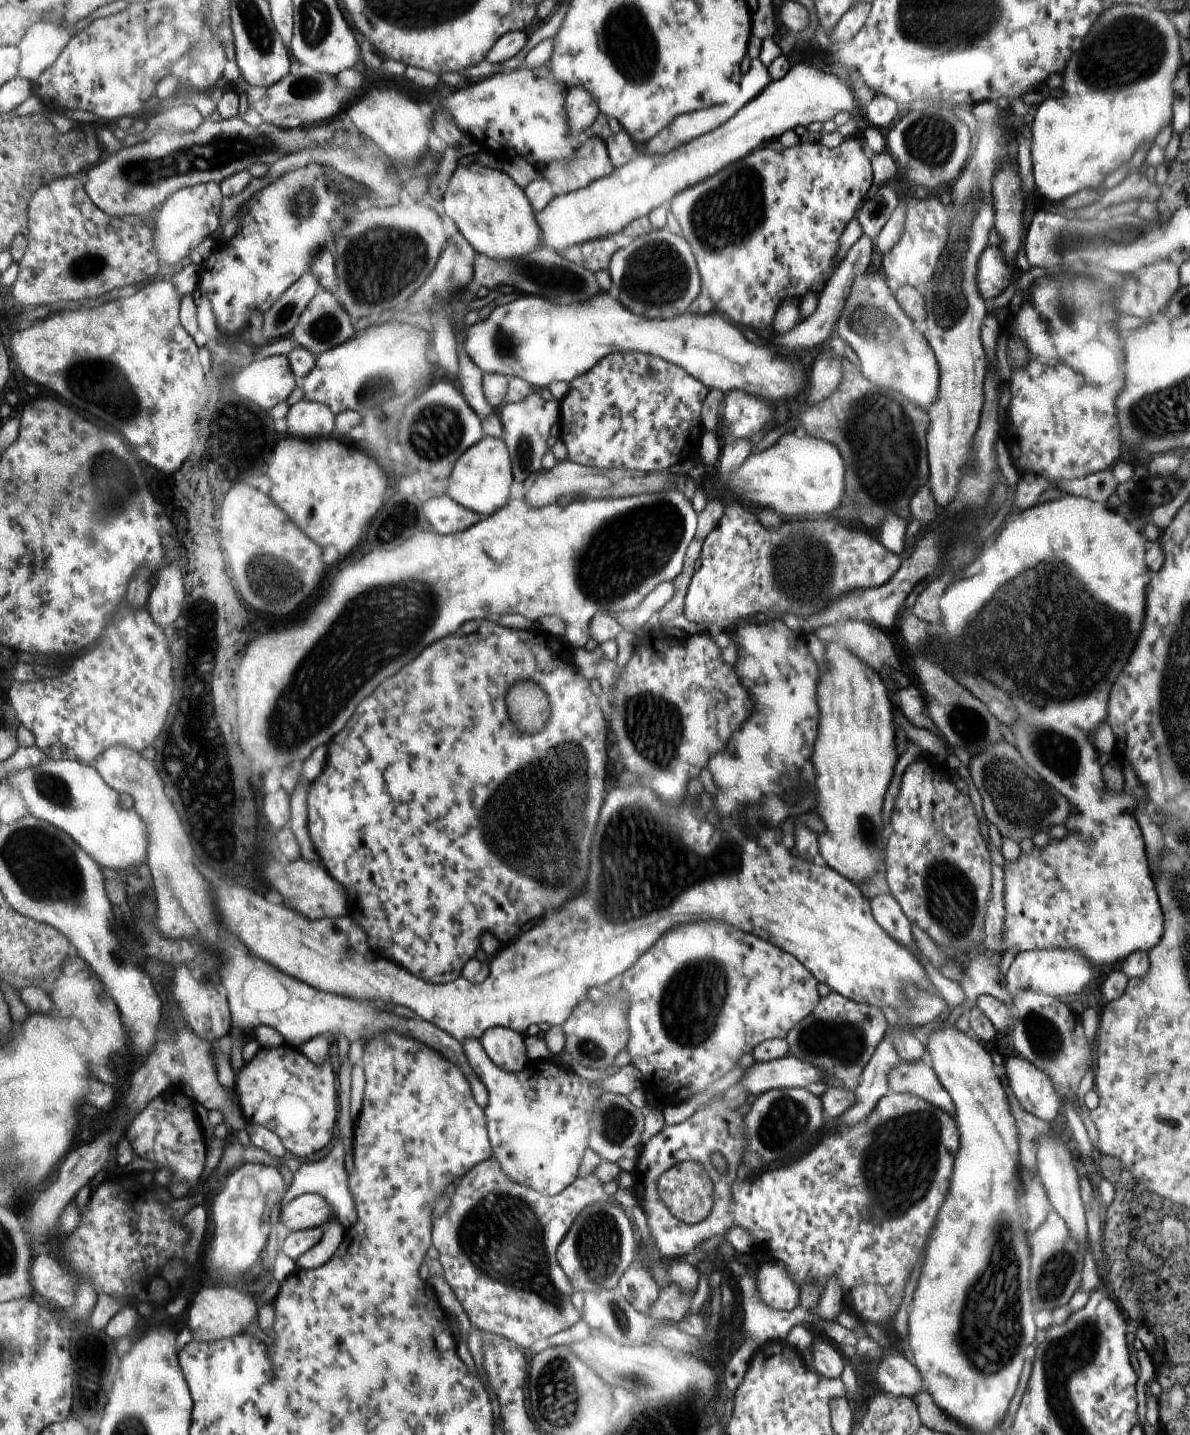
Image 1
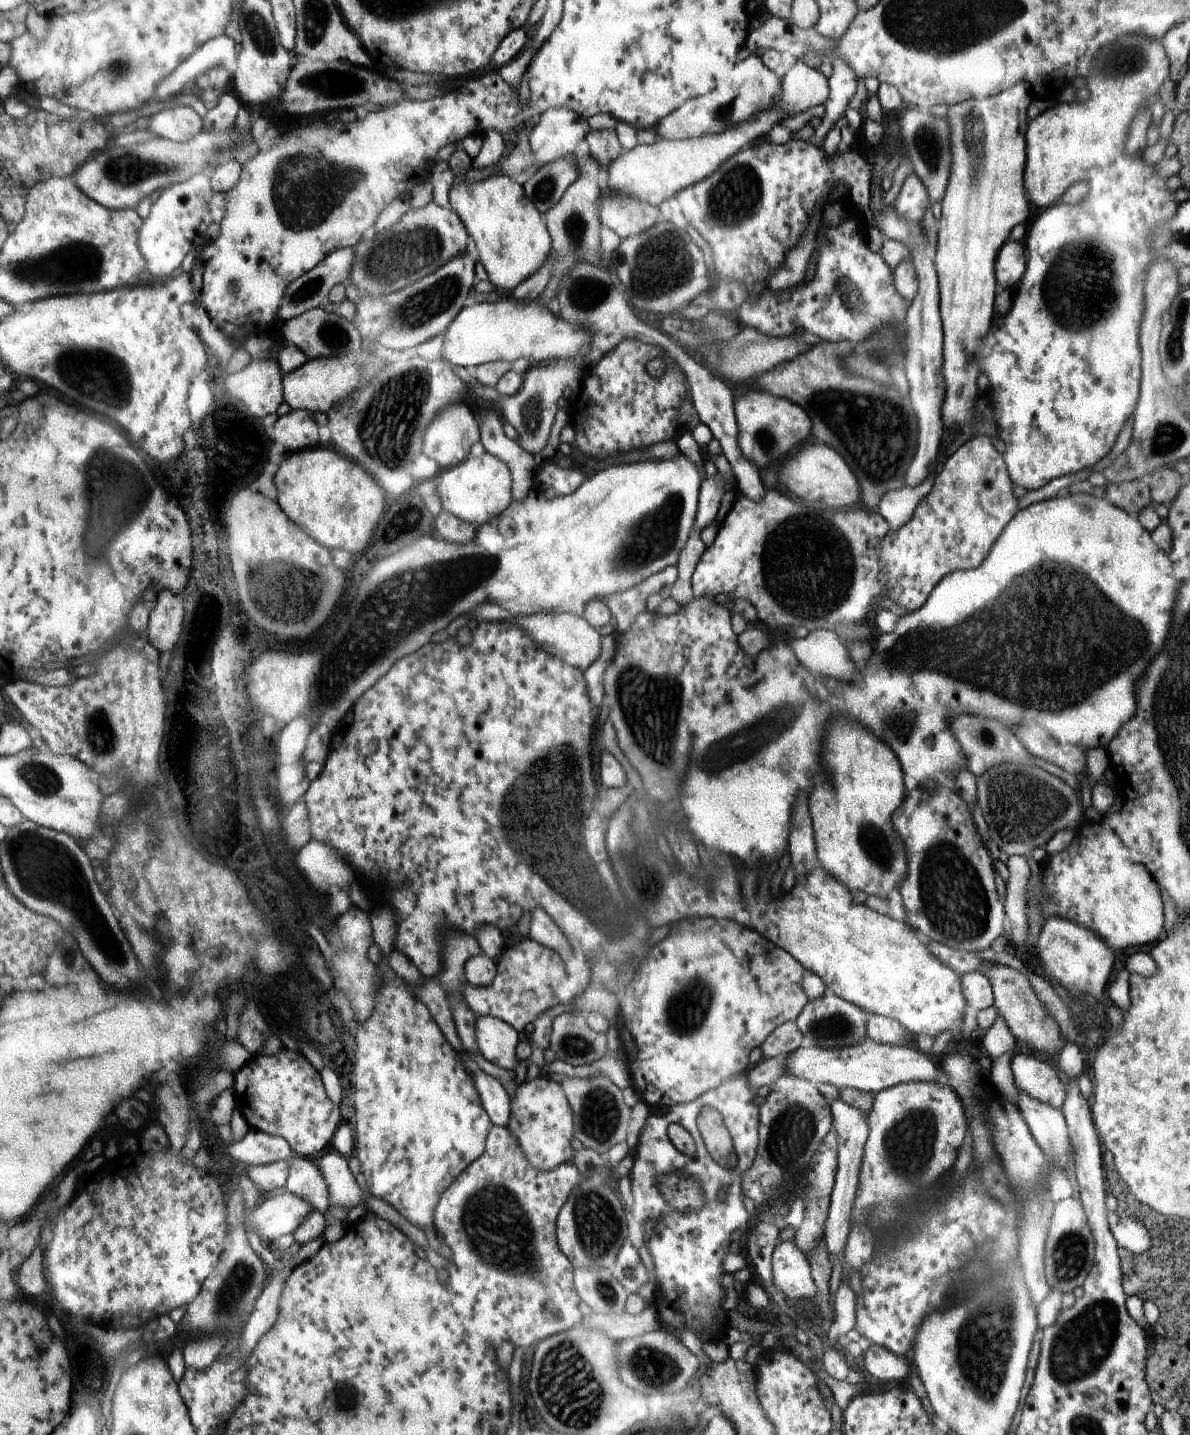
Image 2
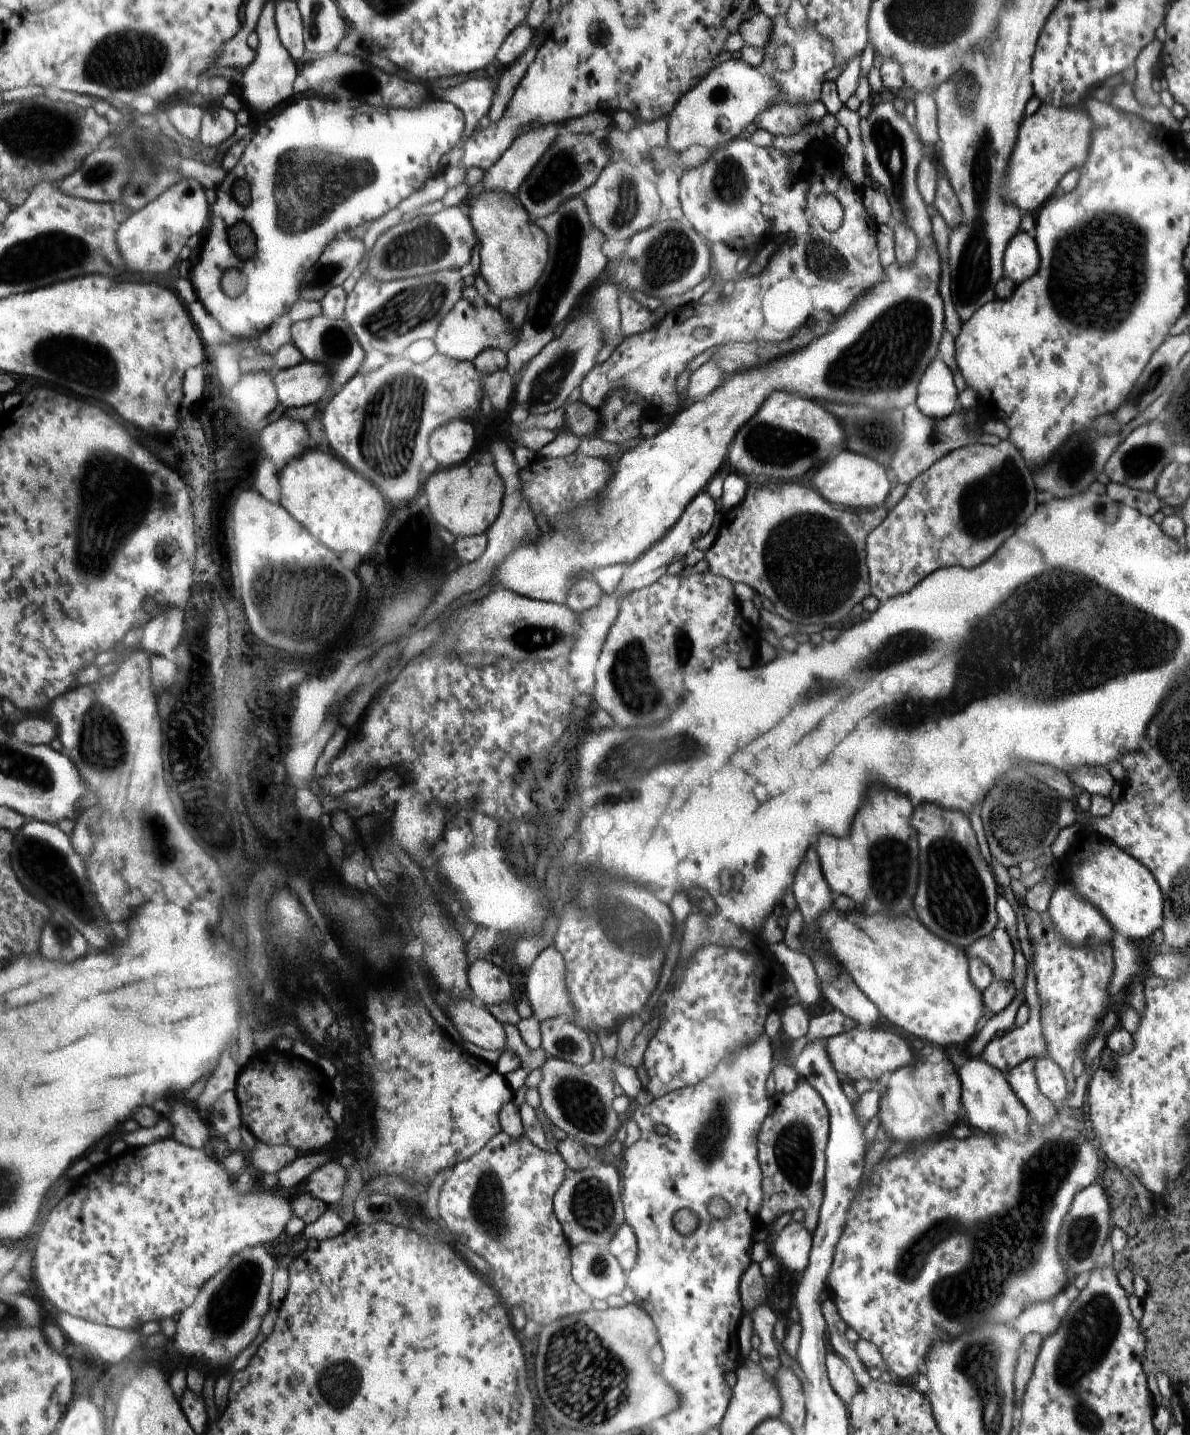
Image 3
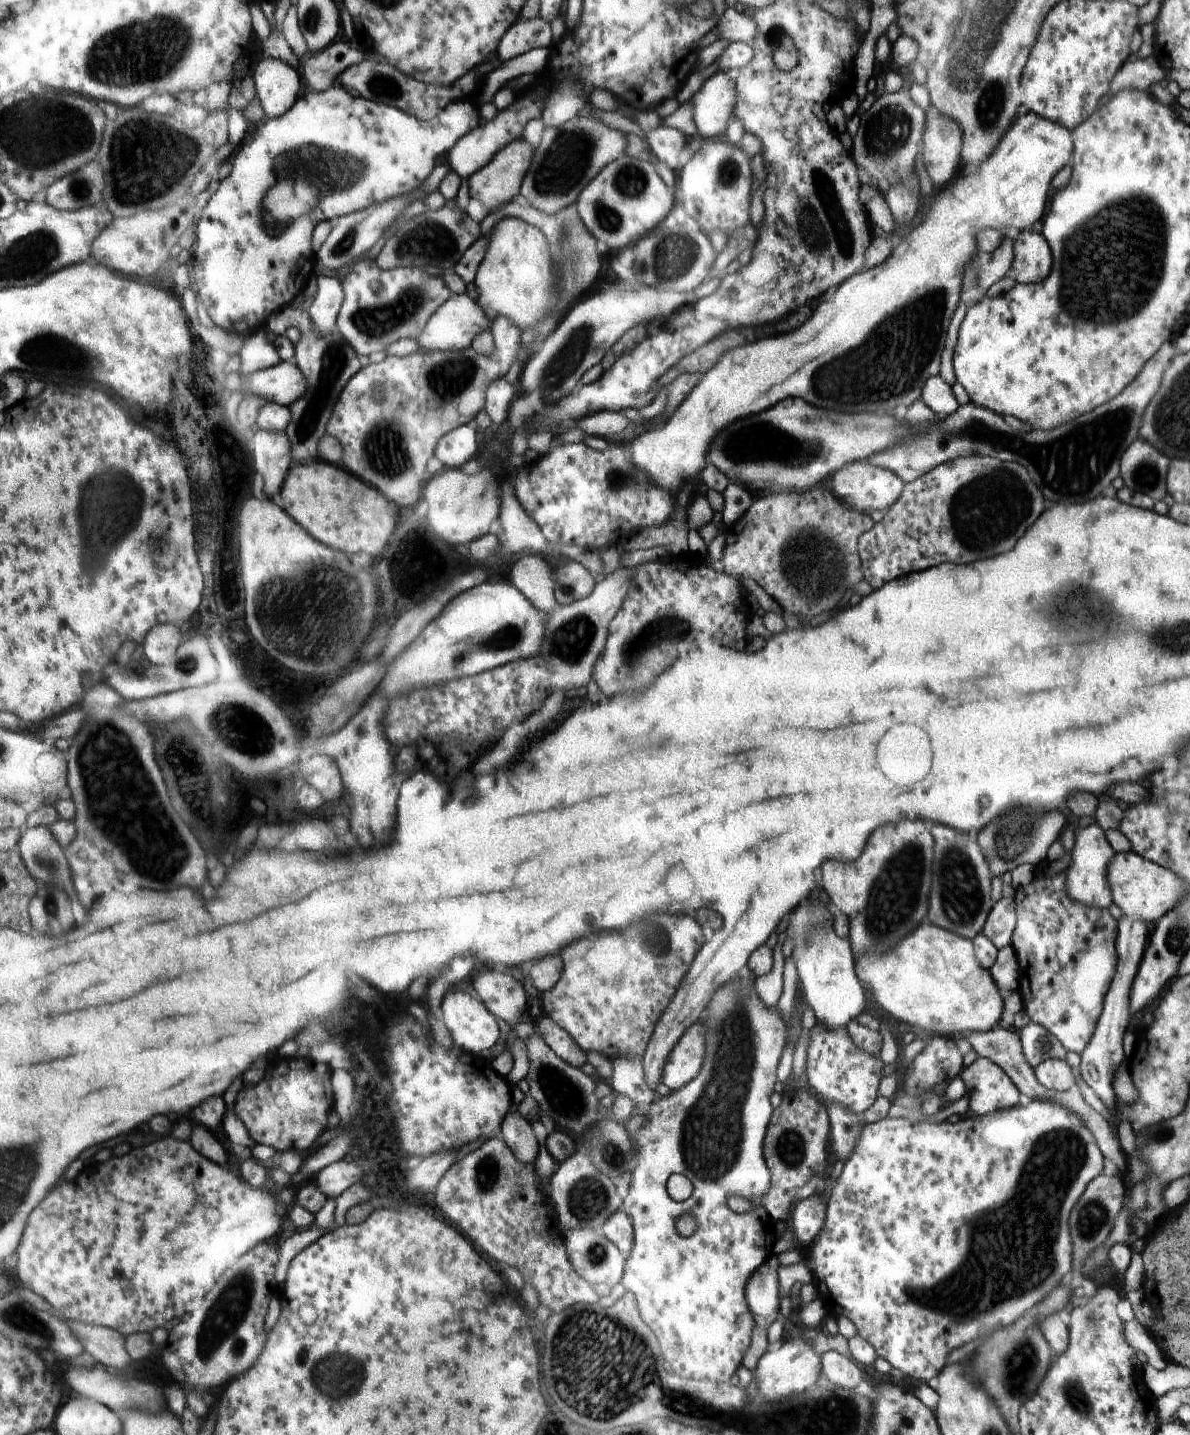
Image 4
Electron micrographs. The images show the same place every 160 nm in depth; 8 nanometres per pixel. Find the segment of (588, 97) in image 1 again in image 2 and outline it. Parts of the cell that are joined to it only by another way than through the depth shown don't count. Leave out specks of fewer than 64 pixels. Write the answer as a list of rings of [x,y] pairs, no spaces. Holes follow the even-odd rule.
[[[568,107],[546,109],[528,134],[537,160],[534,166],[572,156],[591,130],[587,120]]]

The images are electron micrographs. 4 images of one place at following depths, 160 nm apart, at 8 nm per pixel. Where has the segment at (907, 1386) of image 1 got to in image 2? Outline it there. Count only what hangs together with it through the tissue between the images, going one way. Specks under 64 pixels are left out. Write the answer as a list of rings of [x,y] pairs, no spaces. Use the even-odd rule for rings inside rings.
[[[874,1343],[863,1353],[863,1361],[864,1368],[878,1380],[902,1382],[910,1374],[910,1366],[905,1358]]]

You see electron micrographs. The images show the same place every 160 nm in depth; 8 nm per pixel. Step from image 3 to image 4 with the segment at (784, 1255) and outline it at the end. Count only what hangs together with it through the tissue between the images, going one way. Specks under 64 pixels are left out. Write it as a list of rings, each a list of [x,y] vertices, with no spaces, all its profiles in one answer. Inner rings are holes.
[[[816,1192],[815,1196],[810,1195],[795,1203],[789,1226],[795,1236],[796,1246],[798,1243],[812,1246],[818,1234],[822,1232],[827,1206],[821,1196],[822,1194]]]

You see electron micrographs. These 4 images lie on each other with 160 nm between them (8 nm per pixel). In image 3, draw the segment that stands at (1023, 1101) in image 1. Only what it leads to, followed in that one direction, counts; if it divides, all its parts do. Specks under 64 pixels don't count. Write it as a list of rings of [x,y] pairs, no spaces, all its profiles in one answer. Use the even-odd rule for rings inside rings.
[[[1050,1056],[1042,1057],[1034,1061],[1033,1064],[1033,1075],[1035,1076],[1038,1090],[1053,1103],[1055,1100],[1066,1100],[1066,1096],[1070,1094],[1068,1087],[1071,1084],[1068,1084],[1067,1076],[1060,1066]]]

